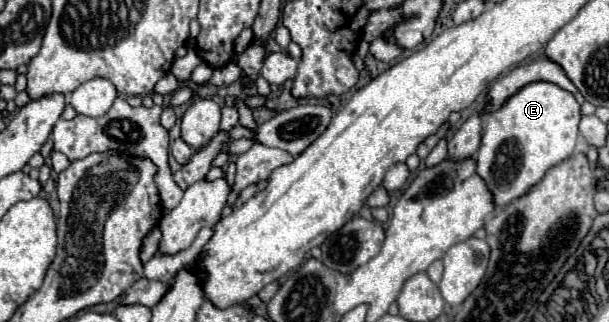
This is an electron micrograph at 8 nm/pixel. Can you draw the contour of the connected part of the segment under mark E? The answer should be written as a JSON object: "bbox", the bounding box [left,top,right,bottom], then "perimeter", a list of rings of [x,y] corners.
{"bbox":[475,82,581,208],"perimeter":[[[551,82],[527,84],[517,94],[513,94],[497,112],[483,116],[483,136],[481,136],[481,146],[475,154],[475,162],[477,162],[477,174],[485,180],[489,192],[493,194],[495,208],[503,208],[511,204],[515,196],[523,196],[523,192],[527,192],[531,184],[543,180],[547,168],[553,168],[555,164],[567,160],[567,156],[573,154],[579,120],[581,120],[581,108],[573,98],[573,94],[561,90]]]}

